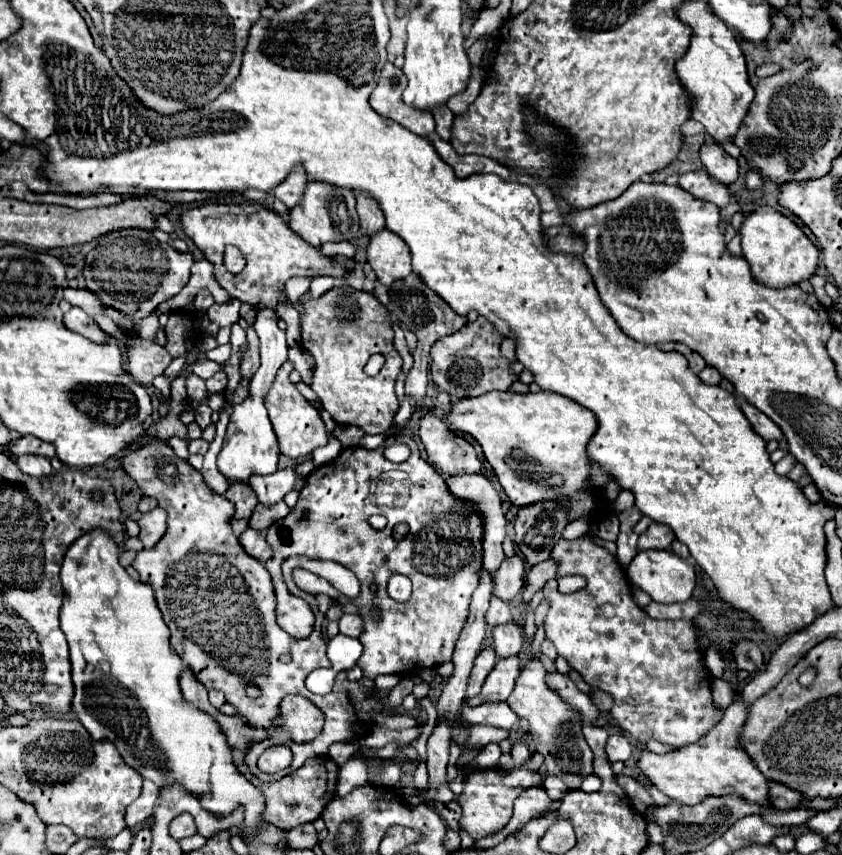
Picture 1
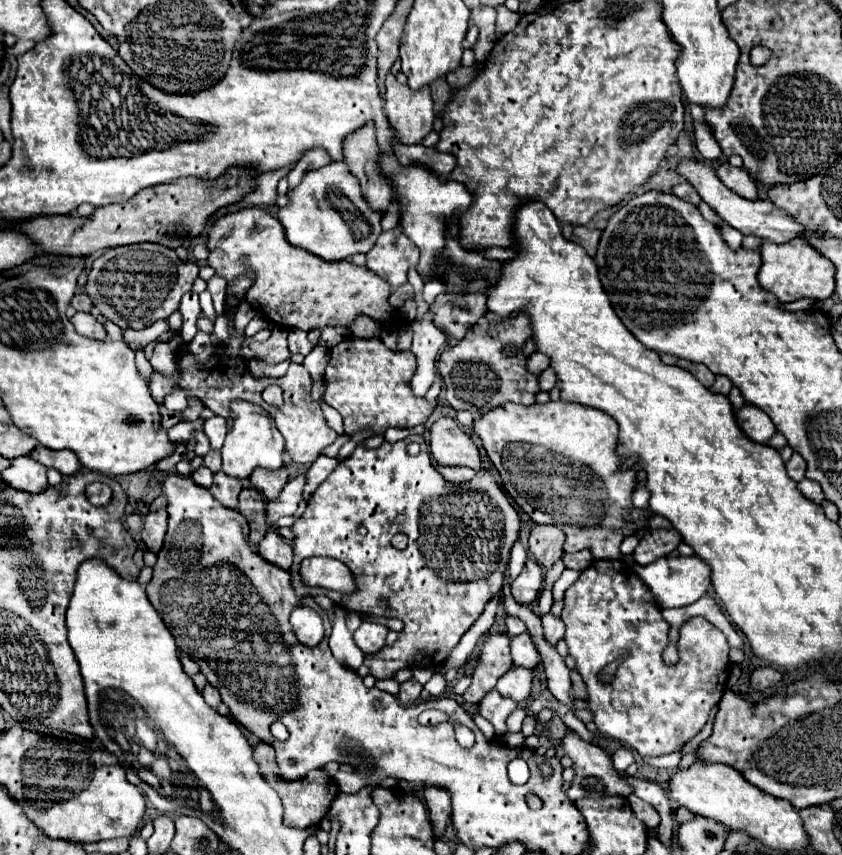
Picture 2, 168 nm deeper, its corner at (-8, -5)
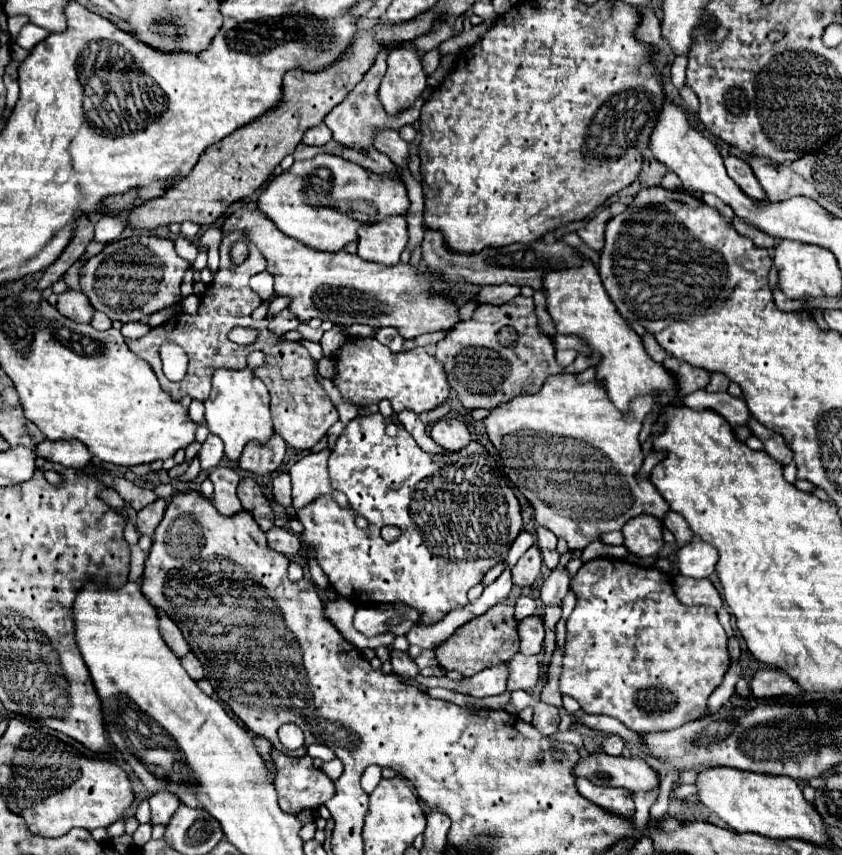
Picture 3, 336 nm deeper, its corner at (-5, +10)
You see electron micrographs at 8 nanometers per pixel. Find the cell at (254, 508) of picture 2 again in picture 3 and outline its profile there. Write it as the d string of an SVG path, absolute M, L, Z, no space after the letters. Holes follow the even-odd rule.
M249 477L241 479L241 483L237 487L237 497L239 497L243 509L255 517L255 521L259 523L259 527L263 531L269 531L273 527L271 503L267 501L267 497L261 493L261 487L253 479L249 479Z

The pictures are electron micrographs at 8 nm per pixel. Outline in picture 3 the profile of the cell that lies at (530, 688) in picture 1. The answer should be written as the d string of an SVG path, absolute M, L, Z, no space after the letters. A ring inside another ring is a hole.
M589 753L573 769L573 777L585 777L595 785L625 787L631 793L651 791L659 785L653 769L639 757L611 757L607 753Z

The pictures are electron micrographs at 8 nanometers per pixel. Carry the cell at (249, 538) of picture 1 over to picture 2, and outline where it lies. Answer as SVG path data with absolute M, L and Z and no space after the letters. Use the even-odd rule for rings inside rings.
M274 528L268 530L268 536L264 536L264 540L260 542L258 552L270 564L276 564L286 570L292 566L292 546Z

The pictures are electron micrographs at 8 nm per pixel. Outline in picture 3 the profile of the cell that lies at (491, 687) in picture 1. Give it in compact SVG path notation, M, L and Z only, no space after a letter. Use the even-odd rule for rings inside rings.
M515 653L515 657L507 663L509 669L509 679L507 679L507 689L509 691L529 691L539 683L541 675L541 659L539 657L527 657L523 653Z

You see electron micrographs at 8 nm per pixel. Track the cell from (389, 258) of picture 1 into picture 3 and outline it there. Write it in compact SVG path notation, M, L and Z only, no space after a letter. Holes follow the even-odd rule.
M403 215L385 217L385 221L373 225L361 225L357 255L365 261L383 265L397 265L401 251L409 241L407 221Z

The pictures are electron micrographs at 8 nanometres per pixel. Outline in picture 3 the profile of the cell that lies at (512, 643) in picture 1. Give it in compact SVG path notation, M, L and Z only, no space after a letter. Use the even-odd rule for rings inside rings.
M539 615L527 617L517 625L519 651L527 655L537 655L543 649L543 621Z

